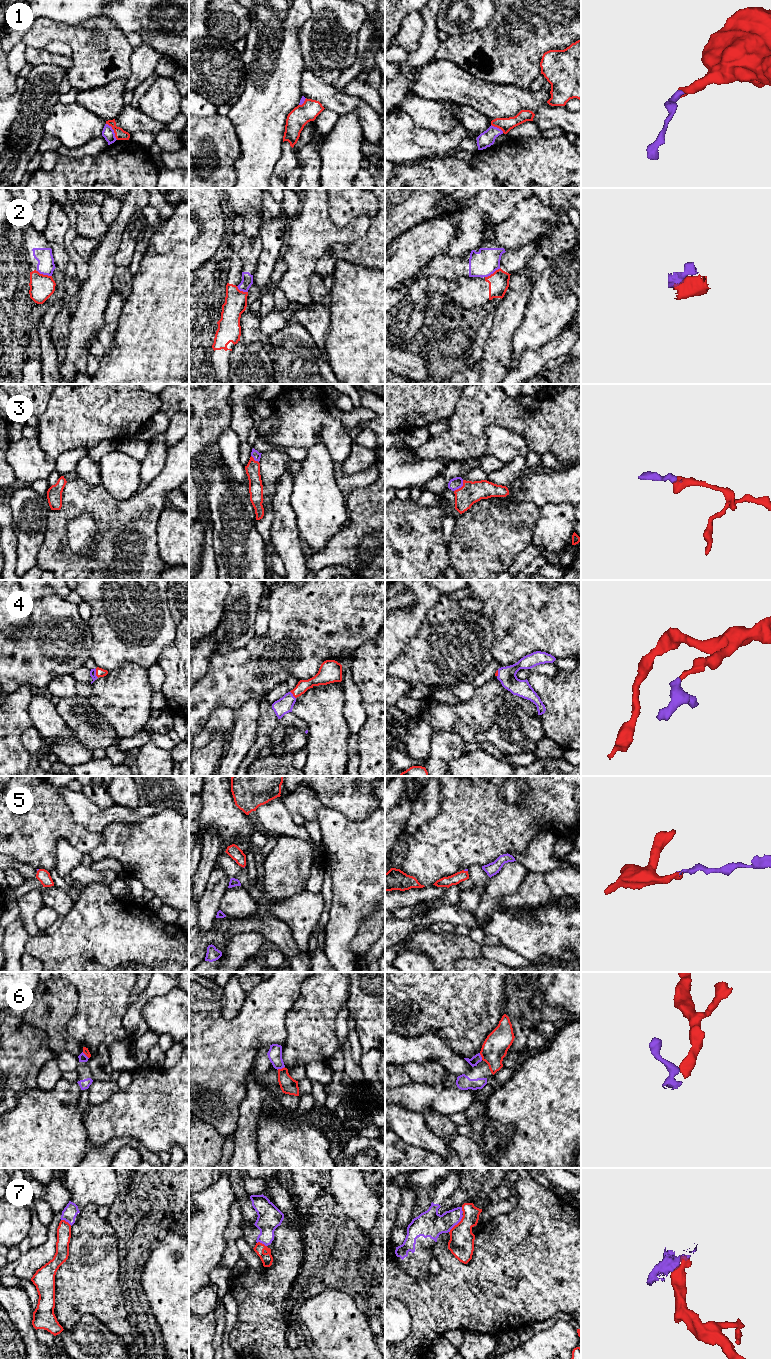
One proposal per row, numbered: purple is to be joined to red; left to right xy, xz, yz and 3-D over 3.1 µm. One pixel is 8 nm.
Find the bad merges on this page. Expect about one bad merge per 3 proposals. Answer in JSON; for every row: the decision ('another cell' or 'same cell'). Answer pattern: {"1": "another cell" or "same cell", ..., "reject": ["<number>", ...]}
{"1": "another cell", "2": "another cell", "3": "same cell", "4": "same cell", "5": "same cell", "6": "same cell", "7": "another cell", "reject": ["1", "2", "7"]}

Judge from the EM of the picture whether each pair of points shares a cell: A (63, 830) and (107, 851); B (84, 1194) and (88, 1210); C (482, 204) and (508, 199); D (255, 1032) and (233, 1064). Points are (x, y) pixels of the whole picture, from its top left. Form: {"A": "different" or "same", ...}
{"A": "different", "B": "different", "C": "same", "D": "same"}

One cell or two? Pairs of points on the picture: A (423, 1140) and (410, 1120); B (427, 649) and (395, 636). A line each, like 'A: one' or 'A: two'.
A: one
B: two

